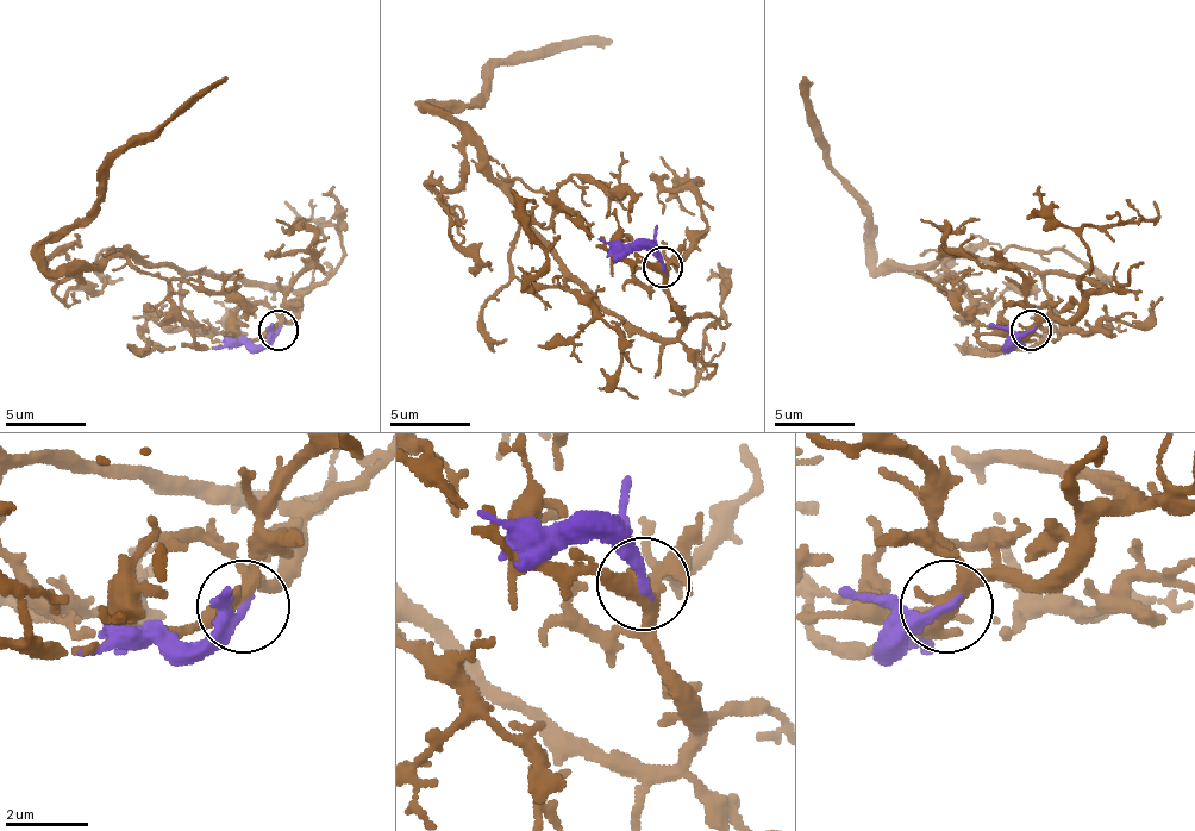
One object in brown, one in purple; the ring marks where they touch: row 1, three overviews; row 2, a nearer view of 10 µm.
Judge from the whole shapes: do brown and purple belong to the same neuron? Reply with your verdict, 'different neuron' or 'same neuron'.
different neuron

